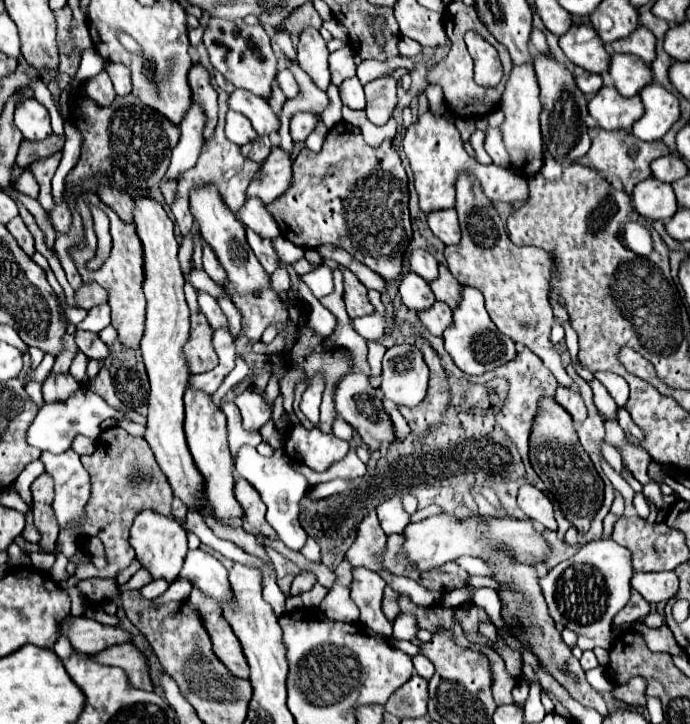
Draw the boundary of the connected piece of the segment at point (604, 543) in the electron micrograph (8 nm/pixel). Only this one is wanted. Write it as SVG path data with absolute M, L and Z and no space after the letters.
M601 538L587 542L575 556L551 568L547 576L539 578L539 584L551 618L577 632L577 646L581 650L593 650L597 646L609 650L613 644L611 620L629 602L631 576L631 552L611 538Z

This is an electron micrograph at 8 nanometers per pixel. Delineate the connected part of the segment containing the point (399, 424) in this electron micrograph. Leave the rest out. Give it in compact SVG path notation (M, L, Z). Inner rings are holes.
M394 409L390 413L390 417L393 423L395 436L398 441L403 441L406 436L411 432L411 429L398 409Z

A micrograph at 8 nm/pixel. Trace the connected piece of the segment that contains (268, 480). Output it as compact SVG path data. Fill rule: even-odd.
M241 446L239 448L239 452L235 454L235 470L241 478L245 478L249 484L253 484L255 490L261 494L261 498L267 506L267 522L277 532L279 540L291 550L301 550L305 546L305 540L307 540L307 534L299 524L299 500L309 490L305 476L295 472L289 466L283 450L277 450L271 458L265 458L253 446Z

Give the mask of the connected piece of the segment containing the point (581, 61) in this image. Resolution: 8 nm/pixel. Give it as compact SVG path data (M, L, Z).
M571 26L567 34L559 38L559 46L575 66L581 66L587 72L597 72L597 74L603 74L607 70L609 54L605 52L601 38L593 34L591 28L589 28L589 38L581 40L577 38L577 26Z

